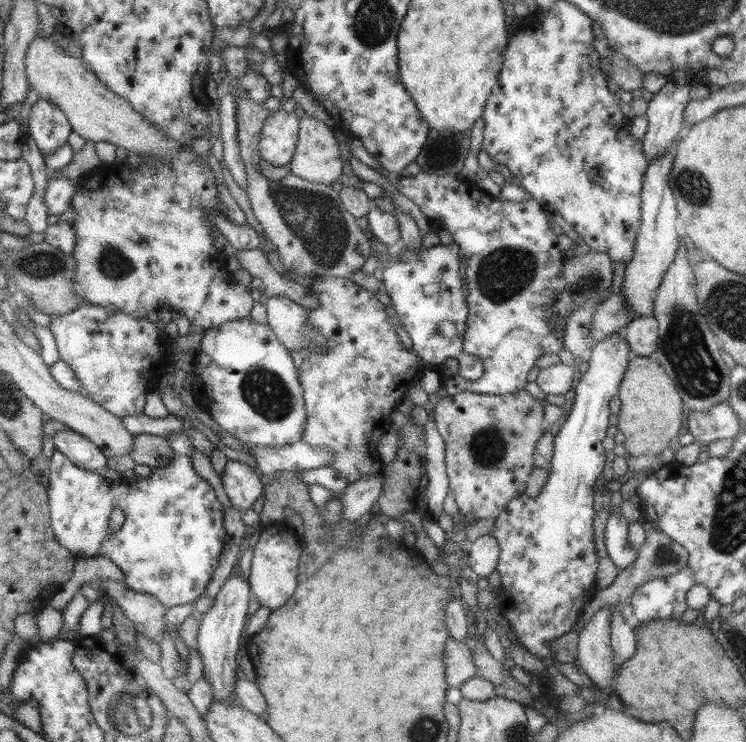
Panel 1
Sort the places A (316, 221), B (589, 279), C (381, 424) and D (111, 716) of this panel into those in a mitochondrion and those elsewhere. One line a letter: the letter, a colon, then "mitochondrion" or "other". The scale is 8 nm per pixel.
A: mitochondrion
B: mitochondrion
C: other
D: mitochondrion

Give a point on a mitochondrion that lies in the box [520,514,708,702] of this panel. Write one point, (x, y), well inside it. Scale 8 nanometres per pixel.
(665, 556)

